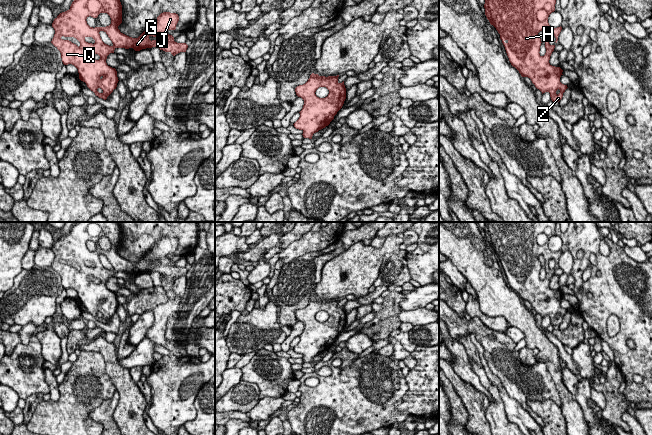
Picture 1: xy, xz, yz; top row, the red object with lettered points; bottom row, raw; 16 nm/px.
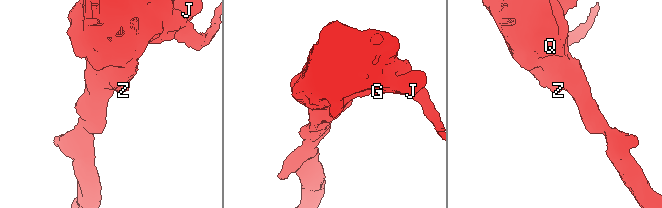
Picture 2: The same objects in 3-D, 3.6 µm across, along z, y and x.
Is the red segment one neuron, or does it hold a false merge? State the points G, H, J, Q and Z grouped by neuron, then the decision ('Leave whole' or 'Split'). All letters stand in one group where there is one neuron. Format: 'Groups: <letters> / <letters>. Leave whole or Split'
Groups: G H J Q Z. Leave whole

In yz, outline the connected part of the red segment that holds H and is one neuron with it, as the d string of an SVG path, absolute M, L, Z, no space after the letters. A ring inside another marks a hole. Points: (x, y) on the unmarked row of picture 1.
M485 222L485 239L493 249L505 271L509 285L522 301L528 301L542 318L550 317L551 324L560 325L568 312L560 306L563 294L549 287L555 269L549 268L549 261L554 259L556 267L562 251L553 252L548 247L549 239L555 235L556 222ZM542 255L545 260L546 277L540 279L541 263L538 257Z

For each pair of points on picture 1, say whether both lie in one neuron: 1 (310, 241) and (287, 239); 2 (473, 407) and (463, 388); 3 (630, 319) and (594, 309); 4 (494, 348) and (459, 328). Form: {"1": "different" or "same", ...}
{"1": "different", "2": "same", "3": "same", "4": "same"}

